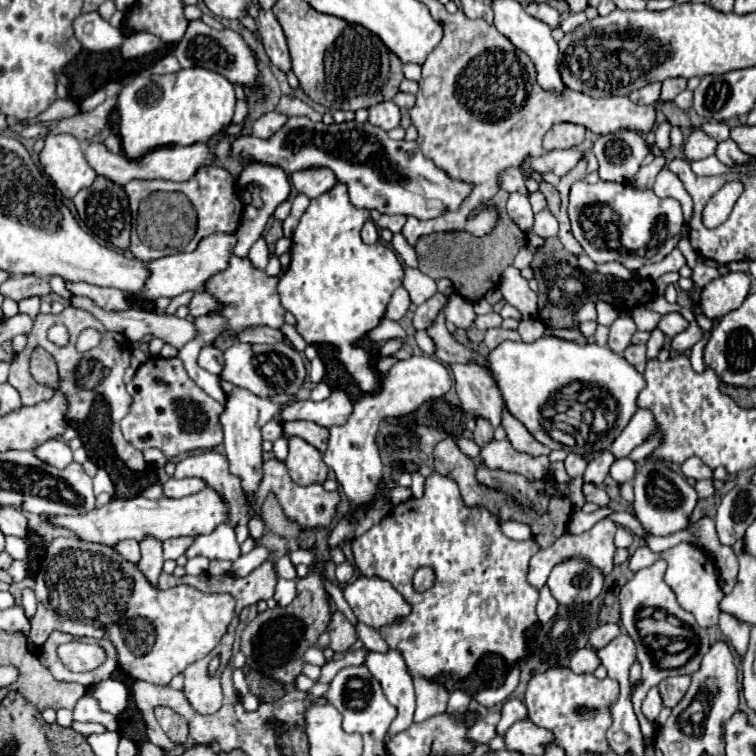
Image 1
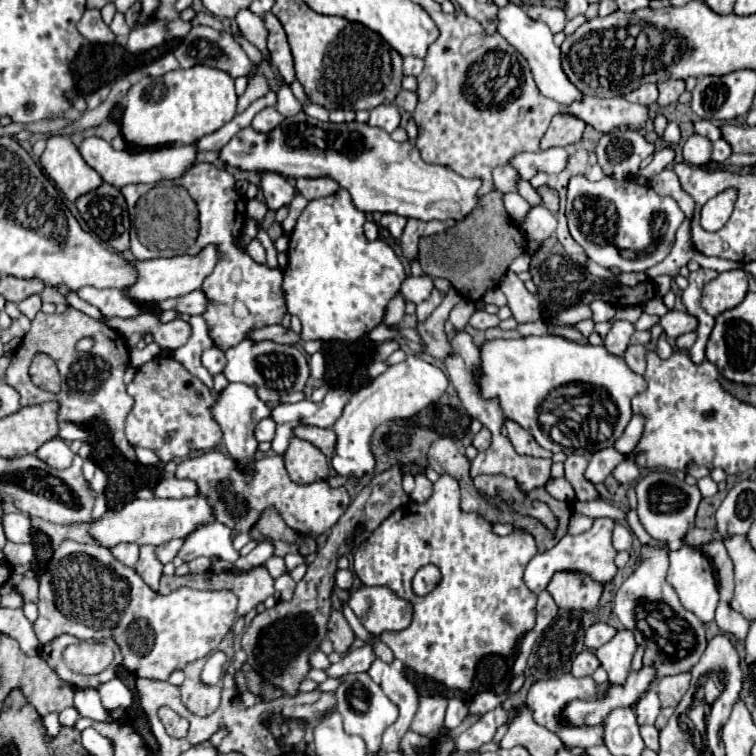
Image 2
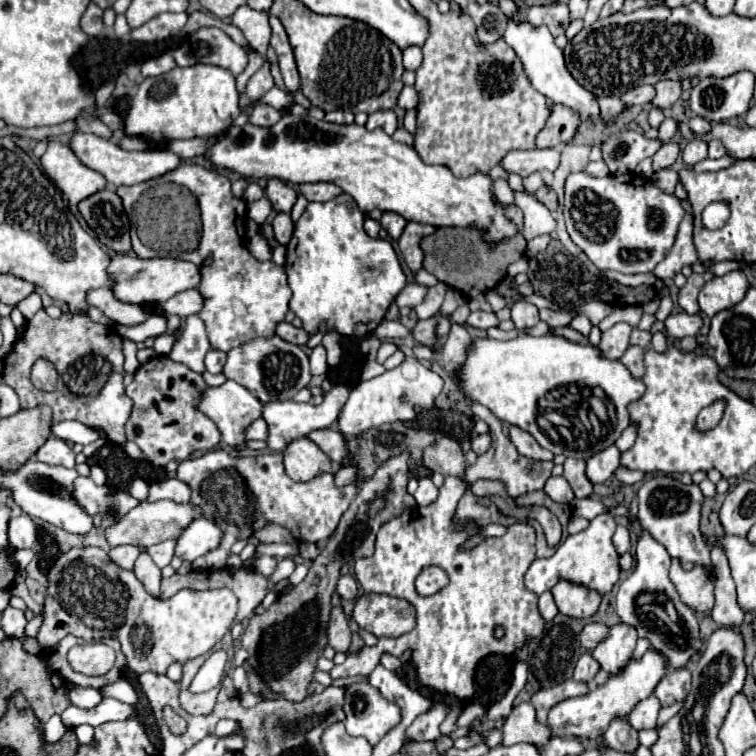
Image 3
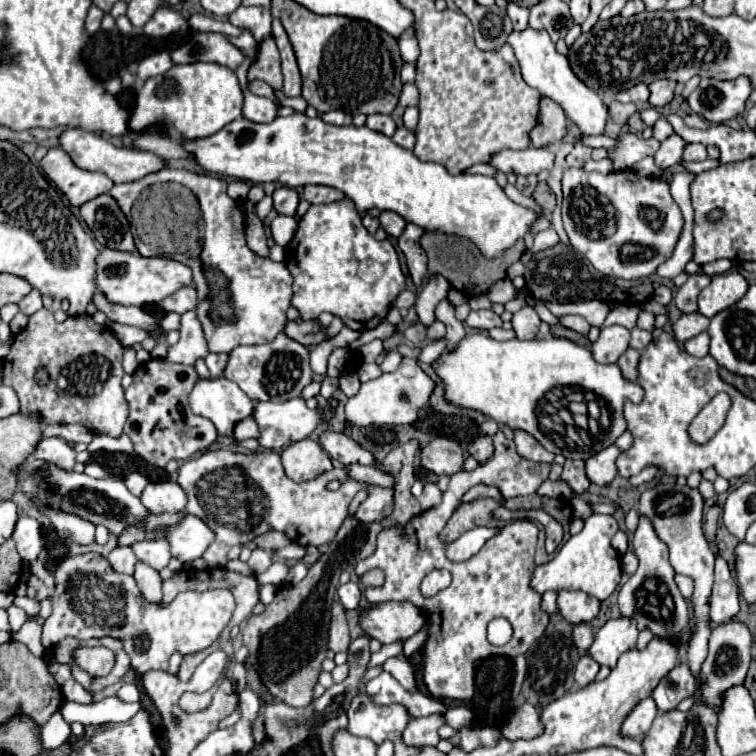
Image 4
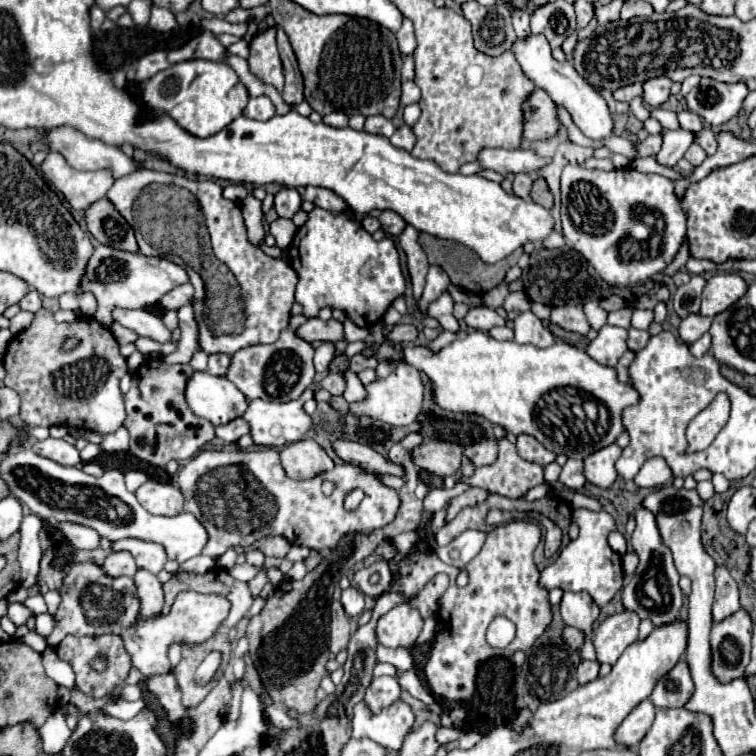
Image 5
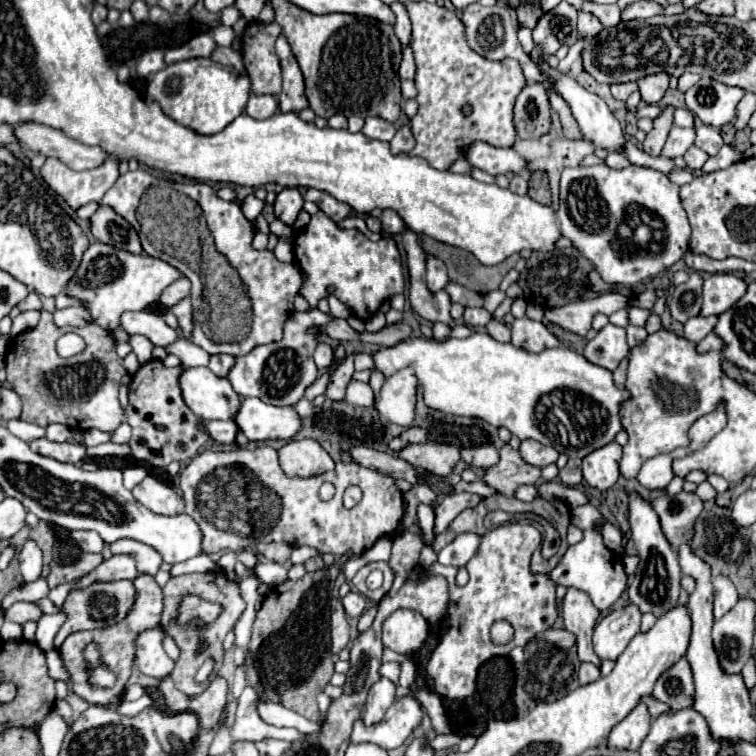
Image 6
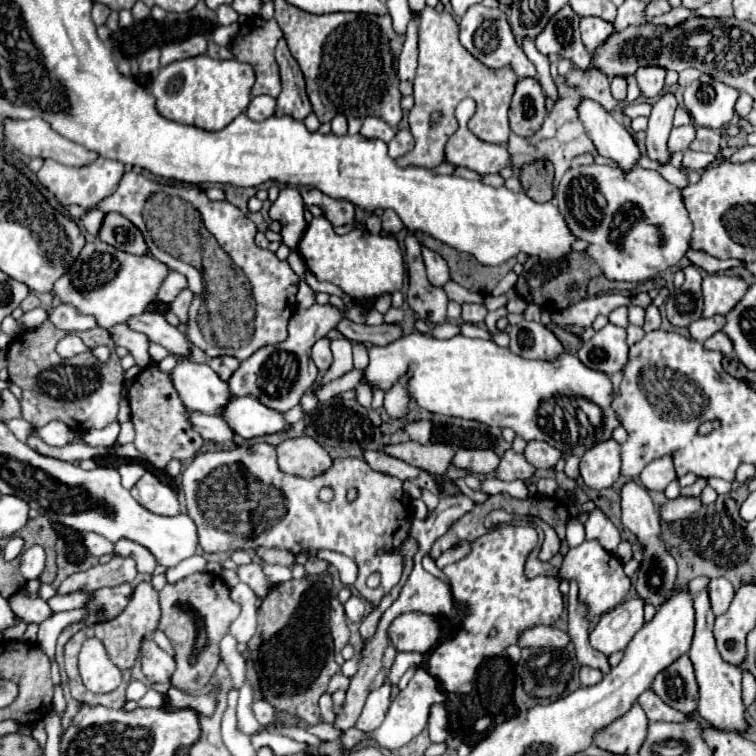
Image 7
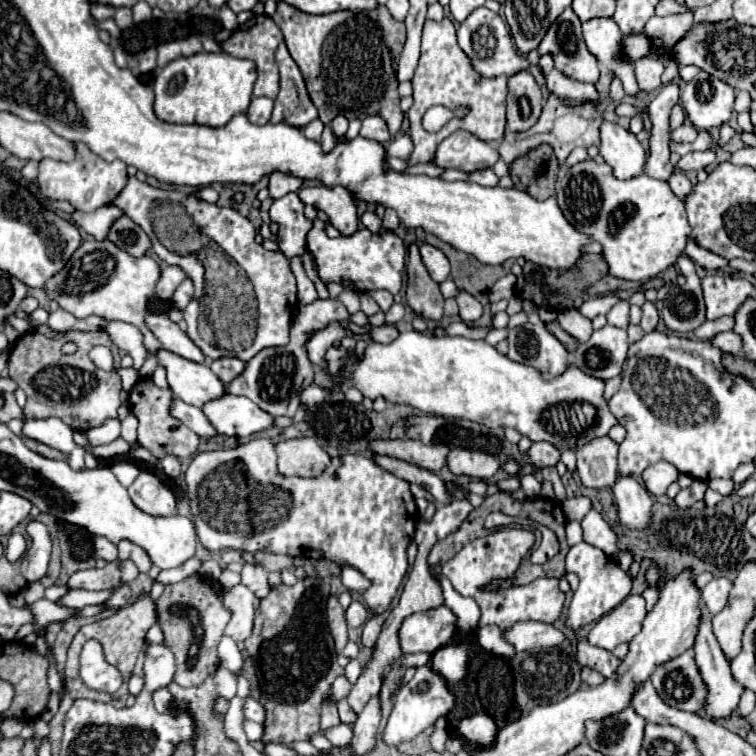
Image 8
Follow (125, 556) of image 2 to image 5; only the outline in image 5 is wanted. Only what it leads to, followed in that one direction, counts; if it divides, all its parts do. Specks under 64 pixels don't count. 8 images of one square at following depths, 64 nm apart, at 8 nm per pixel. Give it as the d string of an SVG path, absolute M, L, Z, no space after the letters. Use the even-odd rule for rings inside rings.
M112 552L106 558L106 562L102 564L102 570L112 578L118 578L118 576L130 576L132 578L138 572L138 566L132 560L130 552Z

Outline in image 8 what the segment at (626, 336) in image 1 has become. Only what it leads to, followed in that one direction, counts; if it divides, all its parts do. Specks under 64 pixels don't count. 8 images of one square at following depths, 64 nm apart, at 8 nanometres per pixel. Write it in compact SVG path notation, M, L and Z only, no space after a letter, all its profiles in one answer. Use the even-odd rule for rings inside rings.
M606 324L604 328L594 330L592 338L576 348L576 352L572 354L572 364L586 376L608 380L622 372L626 350L626 330Z

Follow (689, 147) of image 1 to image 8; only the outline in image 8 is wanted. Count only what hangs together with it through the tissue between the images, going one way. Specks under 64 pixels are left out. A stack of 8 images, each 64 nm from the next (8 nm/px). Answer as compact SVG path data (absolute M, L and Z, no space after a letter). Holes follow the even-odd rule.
M708 150L708 152L690 152L690 154L686 154L686 156L680 158L680 162L678 162L676 168L682 170L682 172L690 172L690 170L698 172L698 170L706 168L708 164L712 164L714 158L716 158L716 154L712 150Z

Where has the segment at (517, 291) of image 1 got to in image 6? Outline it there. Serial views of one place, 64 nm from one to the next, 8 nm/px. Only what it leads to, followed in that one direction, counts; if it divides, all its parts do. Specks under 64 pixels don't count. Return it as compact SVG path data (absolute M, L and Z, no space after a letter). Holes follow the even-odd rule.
M526 316L512 324L512 344L532 354L560 346L558 338L542 322L534 322Z

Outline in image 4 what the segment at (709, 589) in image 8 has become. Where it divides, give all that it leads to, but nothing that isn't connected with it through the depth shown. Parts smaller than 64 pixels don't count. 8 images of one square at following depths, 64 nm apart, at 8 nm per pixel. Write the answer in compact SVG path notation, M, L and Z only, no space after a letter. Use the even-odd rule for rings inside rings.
M716 558L714 572L714 590L710 600L710 620L722 624L732 620L738 614L738 586L730 574L730 568L724 558Z

